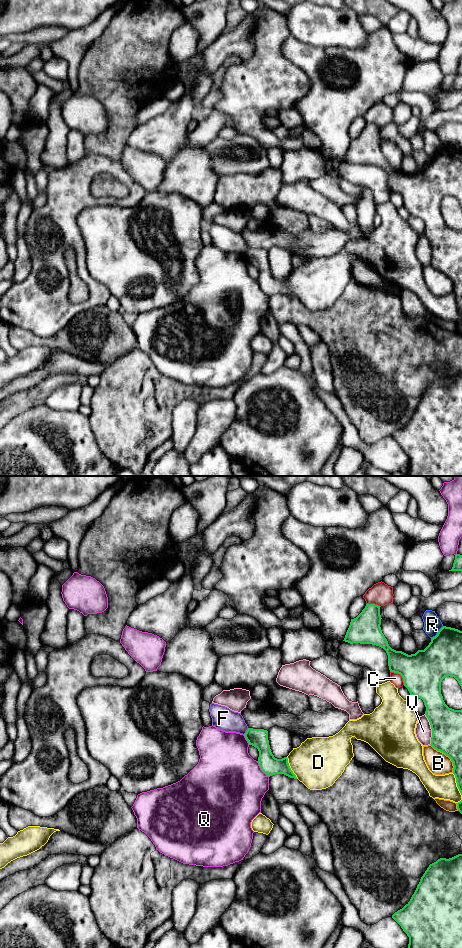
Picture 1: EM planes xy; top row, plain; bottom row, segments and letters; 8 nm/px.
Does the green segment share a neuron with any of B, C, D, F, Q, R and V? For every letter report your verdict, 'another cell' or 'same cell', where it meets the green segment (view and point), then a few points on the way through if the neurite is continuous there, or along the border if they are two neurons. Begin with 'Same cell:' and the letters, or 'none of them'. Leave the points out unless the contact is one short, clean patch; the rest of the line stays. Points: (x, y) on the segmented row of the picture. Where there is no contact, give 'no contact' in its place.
Same cell: none of them
B: another cell | xy (447, 755)
C: another cell | xy (400, 674)
D: another cell | xy (290, 768)
F: another cell | xy (246, 731) | along xy (248, 728), (243, 734)
Q: another cell | xy (261, 769)
R: another cell | xy (437, 633)
V: another cell | xy (431, 728)

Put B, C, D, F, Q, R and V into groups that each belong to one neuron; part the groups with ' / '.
B / C / D / F / Q / R / V

